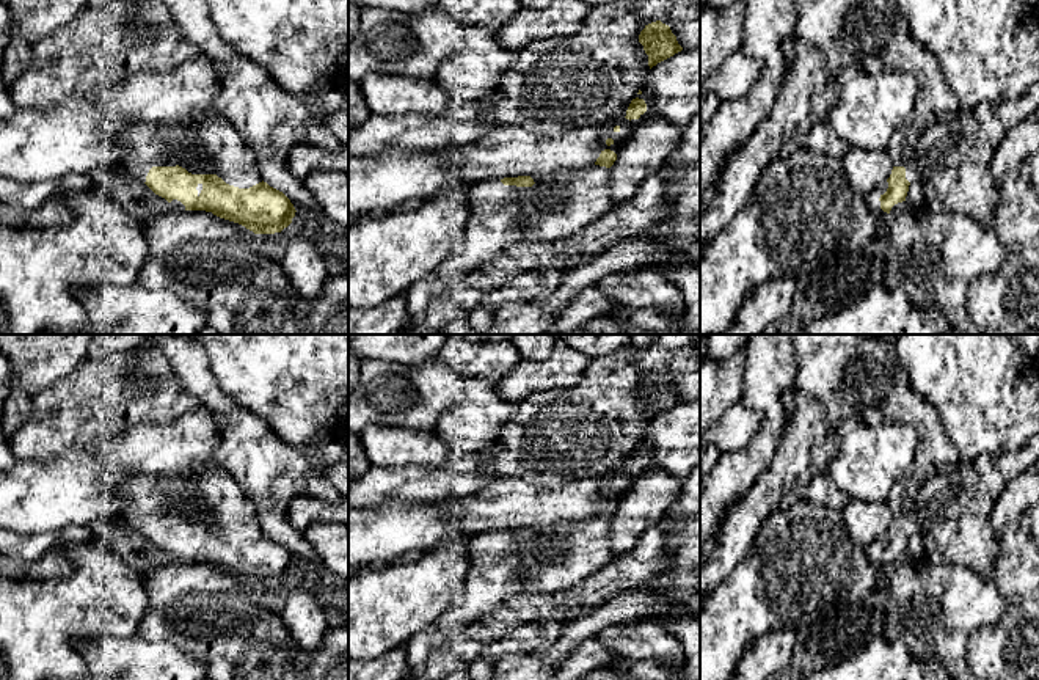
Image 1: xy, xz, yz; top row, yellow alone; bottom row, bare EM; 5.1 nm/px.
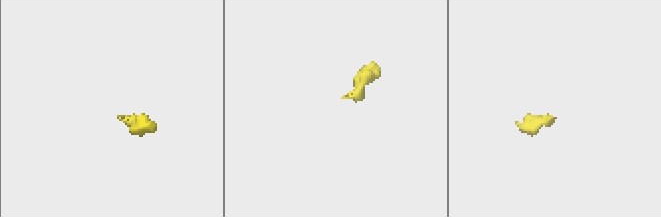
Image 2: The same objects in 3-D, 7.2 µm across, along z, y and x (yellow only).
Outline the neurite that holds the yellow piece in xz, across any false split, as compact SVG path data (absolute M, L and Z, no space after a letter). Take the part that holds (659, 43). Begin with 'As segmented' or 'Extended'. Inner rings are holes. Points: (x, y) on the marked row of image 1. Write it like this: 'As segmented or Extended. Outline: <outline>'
As segmented. Outline: M661 20L645 25L639 35L639 42L648 55L650 69L683 50L670 27Z

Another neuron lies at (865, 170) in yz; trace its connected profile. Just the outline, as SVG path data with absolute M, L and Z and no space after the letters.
M851 148L841 162L849 185L863 195L885 182L893 170L893 160L887 151Z

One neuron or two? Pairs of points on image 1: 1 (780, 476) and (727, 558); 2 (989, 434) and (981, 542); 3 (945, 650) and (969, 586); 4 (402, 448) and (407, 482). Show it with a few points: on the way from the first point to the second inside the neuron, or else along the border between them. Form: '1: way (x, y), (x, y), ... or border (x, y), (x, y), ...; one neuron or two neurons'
1: way (765, 497), (750, 511), (736, 537); one neuron
2: border (1022, 446), (997, 454), (981, 453), (972, 462); two neurons
3: way (953, 635), (955, 602); one neuron
4: border (372, 465), (443, 467); two neurons

